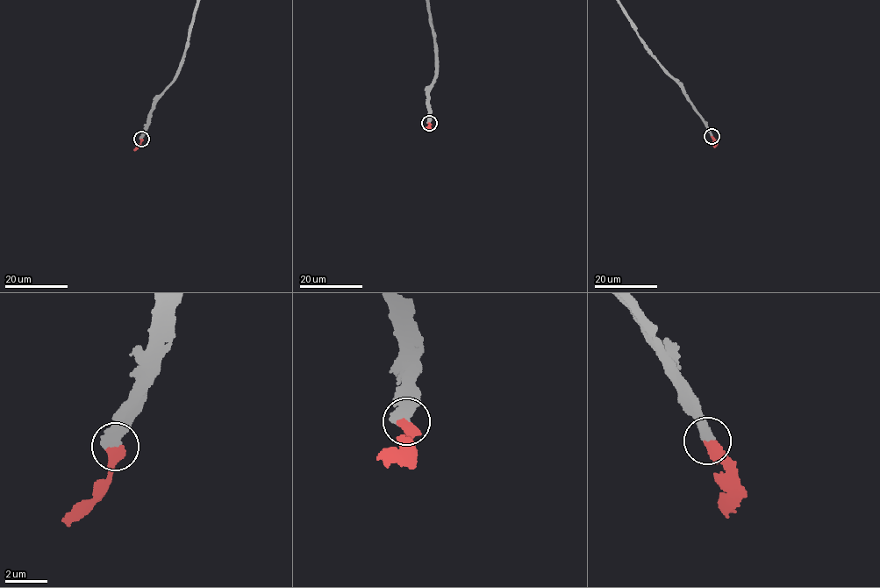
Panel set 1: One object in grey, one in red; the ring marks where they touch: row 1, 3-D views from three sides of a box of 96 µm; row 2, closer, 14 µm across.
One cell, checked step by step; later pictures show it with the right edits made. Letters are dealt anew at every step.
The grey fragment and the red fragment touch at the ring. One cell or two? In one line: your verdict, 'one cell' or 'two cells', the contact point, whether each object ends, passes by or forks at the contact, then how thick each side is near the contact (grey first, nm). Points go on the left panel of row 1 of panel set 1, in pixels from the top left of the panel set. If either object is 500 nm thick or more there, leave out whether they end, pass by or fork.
one cell; place (141, 139); calibres 550 and 550 nm

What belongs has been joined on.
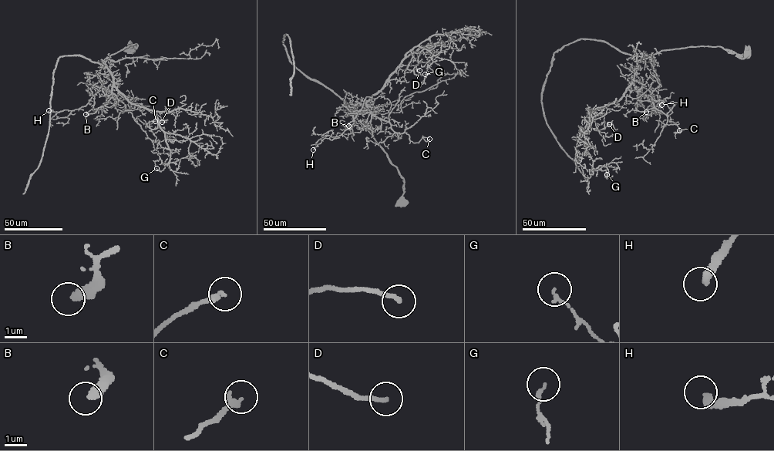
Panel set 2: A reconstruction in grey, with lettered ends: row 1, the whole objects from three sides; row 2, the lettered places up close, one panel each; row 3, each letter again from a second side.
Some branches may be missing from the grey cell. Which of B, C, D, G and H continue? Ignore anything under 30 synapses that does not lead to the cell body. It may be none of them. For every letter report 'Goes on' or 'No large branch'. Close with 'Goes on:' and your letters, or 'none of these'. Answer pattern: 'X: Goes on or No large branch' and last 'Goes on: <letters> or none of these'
B: No large branch
C: No large branch
D: No large branch
G: No large branch
H: No large branch
Goes on: none of these

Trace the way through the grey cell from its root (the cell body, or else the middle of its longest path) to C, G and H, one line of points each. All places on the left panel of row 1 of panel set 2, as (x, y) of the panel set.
C: (132, 48), (132, 53), (138, 45), (111, 54), (105, 62), (112, 93), (134, 119), (147, 125), (155, 121)
G: (132, 48), (105, 62), (117, 89), (153, 112), (164, 132), (169, 161), (156, 168)
H: (132, 48), (132, 53), (138, 45), (111, 54), (105, 62), (111, 92), (100, 89), (79, 109), (48, 110)

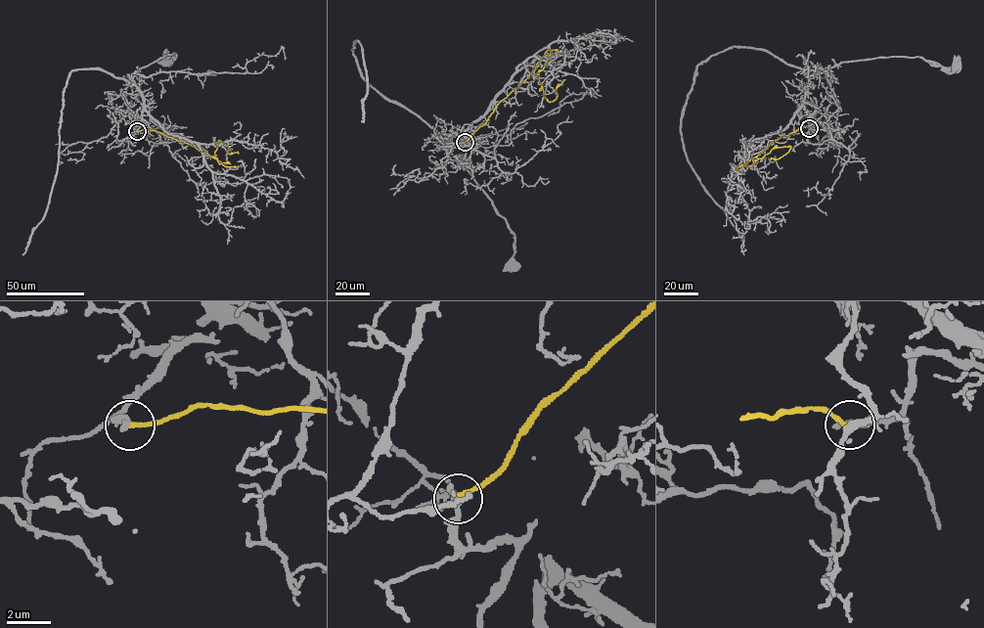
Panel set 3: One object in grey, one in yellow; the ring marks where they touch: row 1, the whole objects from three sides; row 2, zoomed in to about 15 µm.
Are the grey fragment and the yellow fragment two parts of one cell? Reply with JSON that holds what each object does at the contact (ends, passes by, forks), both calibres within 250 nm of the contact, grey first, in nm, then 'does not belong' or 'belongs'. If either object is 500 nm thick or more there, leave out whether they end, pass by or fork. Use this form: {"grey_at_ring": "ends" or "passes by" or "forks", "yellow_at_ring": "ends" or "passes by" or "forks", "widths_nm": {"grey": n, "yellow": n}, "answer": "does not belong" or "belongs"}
{"grey_at_ring": "ends", "yellow_at_ring": "ends", "widths_nm": {"grey": 320, "yellow": 200}, "answer": "does not belong"}

